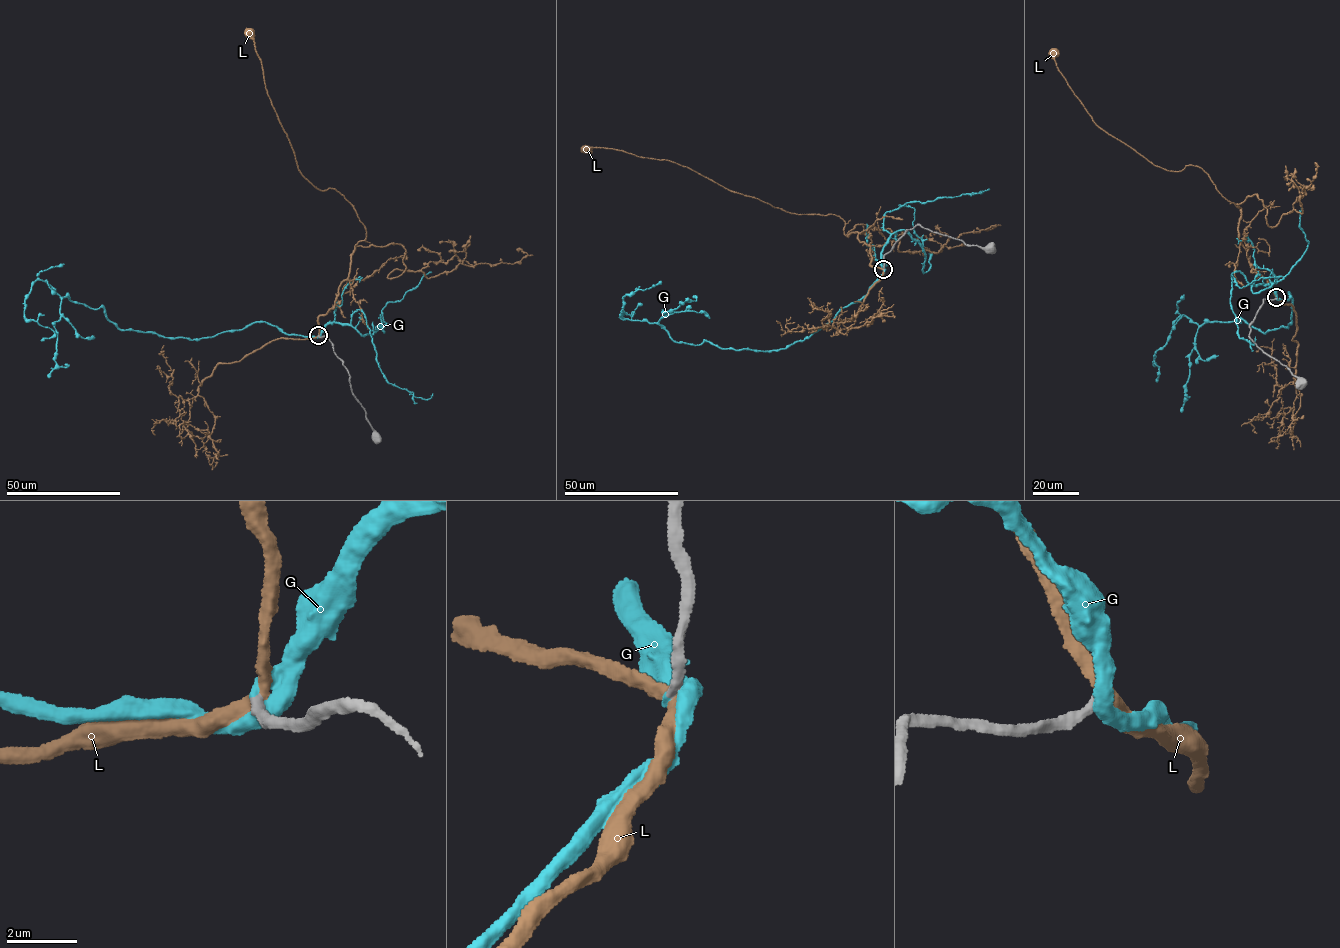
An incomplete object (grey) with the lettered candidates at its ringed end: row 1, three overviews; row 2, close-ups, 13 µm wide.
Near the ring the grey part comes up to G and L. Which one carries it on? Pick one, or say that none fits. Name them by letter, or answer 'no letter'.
G

